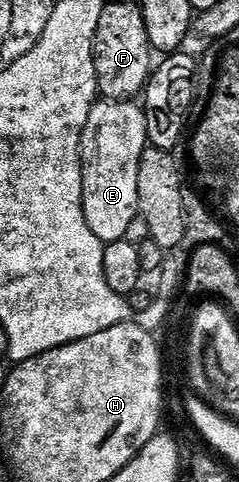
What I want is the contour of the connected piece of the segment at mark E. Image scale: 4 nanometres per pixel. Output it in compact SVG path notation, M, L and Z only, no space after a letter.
M99 99L89 111L79 144L83 164L83 210L89 231L104 243L124 240L131 224L139 217L139 188L137 175L141 171L141 155L149 147L147 140L147 110L142 104L134 105L131 99Z

